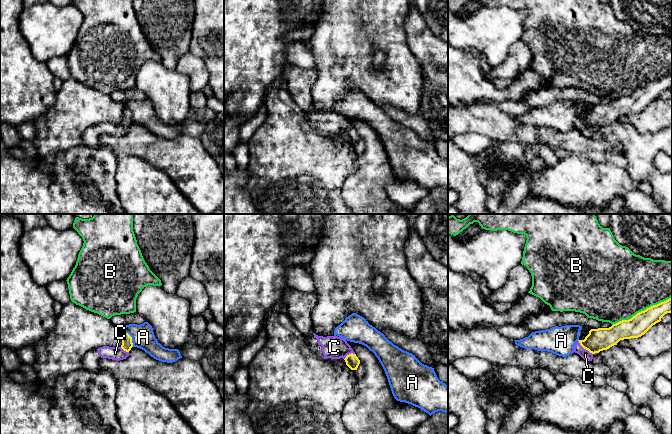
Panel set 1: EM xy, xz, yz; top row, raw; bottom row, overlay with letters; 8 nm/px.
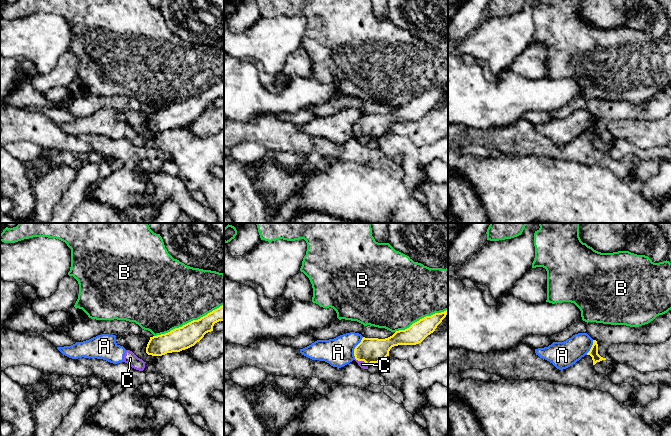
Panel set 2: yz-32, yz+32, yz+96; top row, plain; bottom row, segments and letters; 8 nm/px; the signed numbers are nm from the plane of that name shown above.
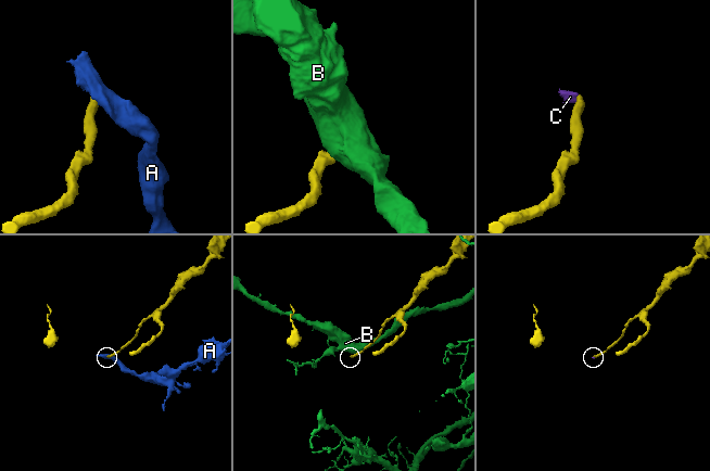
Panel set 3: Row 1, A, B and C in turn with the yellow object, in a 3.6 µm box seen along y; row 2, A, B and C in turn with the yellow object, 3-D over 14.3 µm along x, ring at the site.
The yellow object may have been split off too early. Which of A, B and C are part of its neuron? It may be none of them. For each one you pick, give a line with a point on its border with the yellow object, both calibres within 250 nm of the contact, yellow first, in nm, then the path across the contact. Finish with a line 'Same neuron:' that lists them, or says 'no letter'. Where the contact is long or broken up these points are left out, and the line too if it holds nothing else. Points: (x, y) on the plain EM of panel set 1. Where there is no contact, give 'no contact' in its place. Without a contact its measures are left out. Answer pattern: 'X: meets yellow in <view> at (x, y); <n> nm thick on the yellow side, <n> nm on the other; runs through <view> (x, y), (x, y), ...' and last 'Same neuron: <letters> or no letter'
C: meets yellow in yz at (584, 124); 180 nm thick on the yellow side, 80 nm on the other; runs through yz (600, 115), (584, 124), (585, 130)
Same neuron: C

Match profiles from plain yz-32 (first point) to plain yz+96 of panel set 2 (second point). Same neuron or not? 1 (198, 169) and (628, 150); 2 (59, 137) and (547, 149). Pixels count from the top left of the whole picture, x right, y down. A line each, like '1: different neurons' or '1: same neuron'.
1: same neuron
2: same neuron

